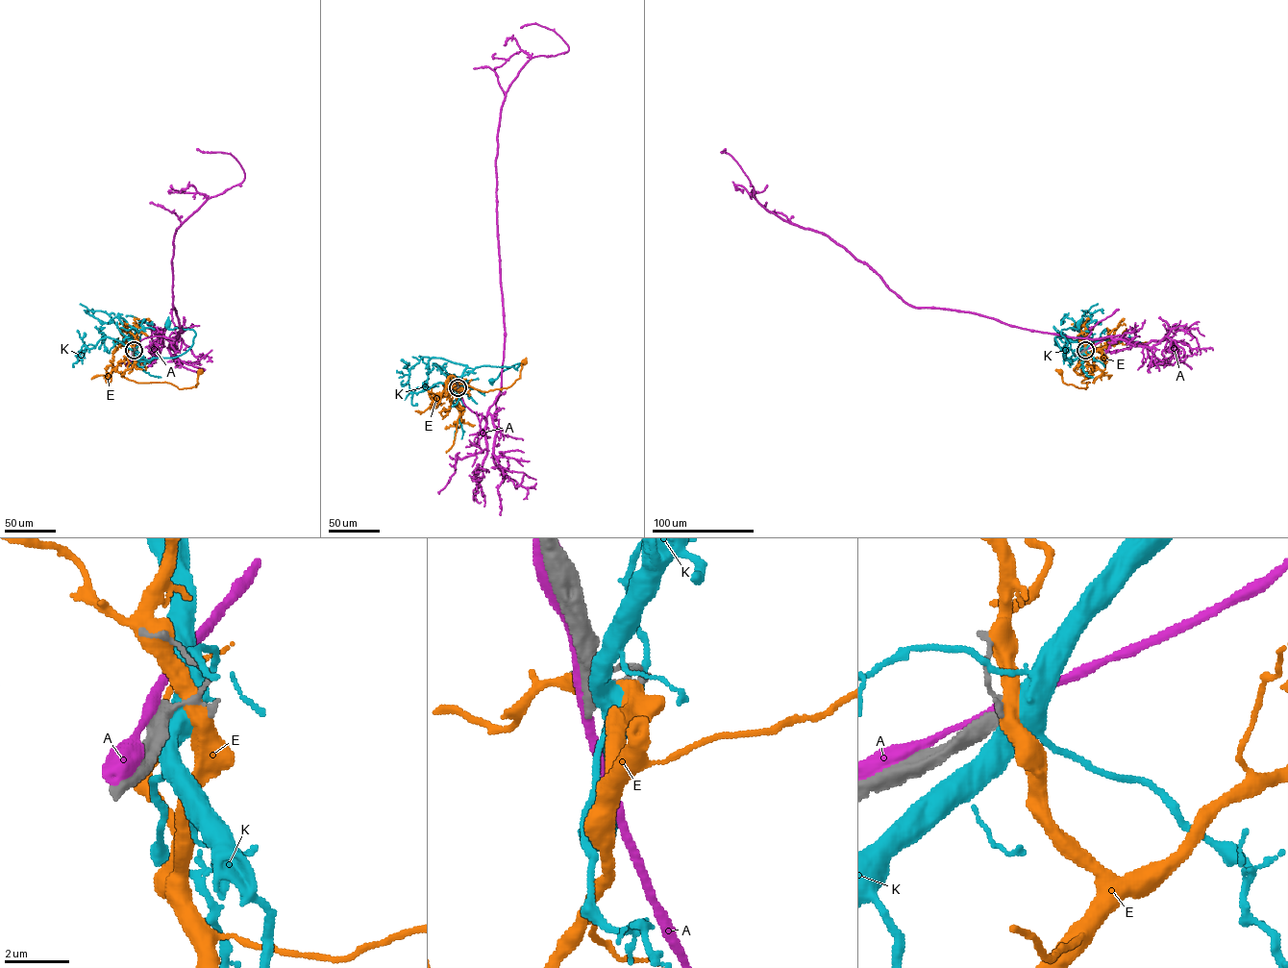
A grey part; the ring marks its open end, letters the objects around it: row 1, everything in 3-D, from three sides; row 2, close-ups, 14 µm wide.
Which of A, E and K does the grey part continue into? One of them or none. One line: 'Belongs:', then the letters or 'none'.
Belongs: none

